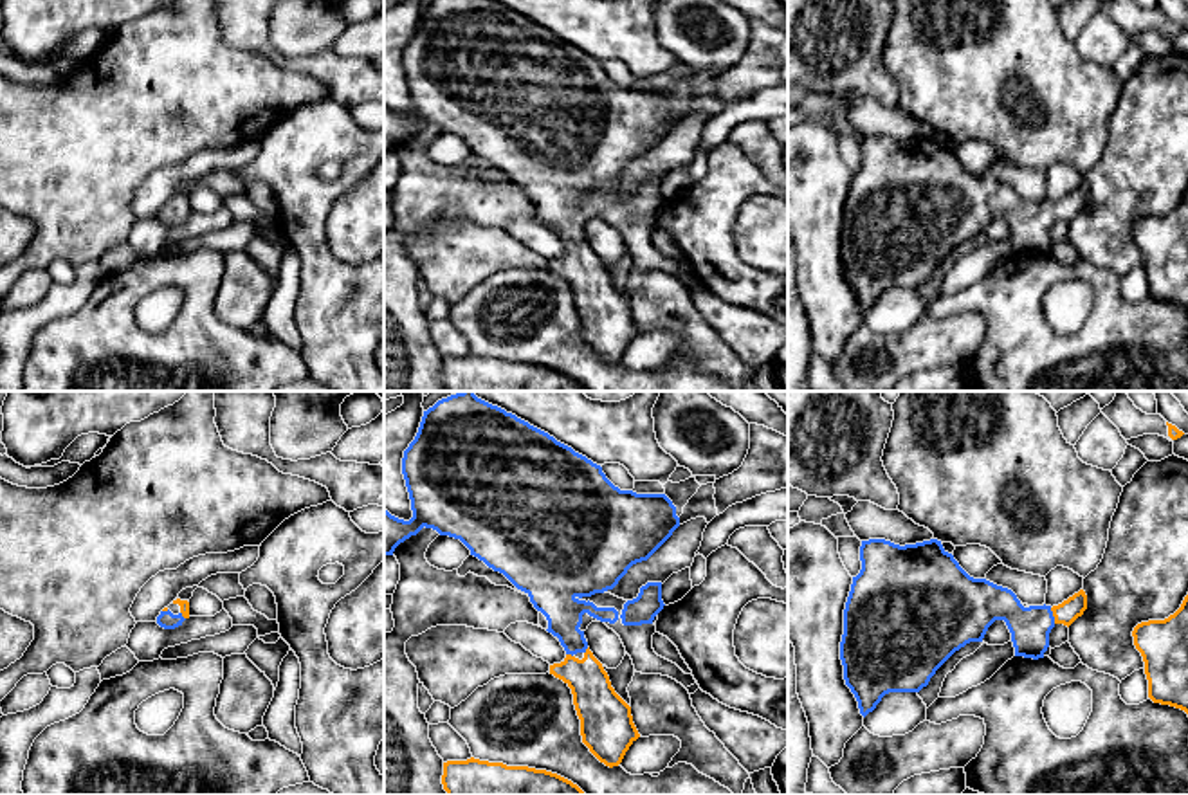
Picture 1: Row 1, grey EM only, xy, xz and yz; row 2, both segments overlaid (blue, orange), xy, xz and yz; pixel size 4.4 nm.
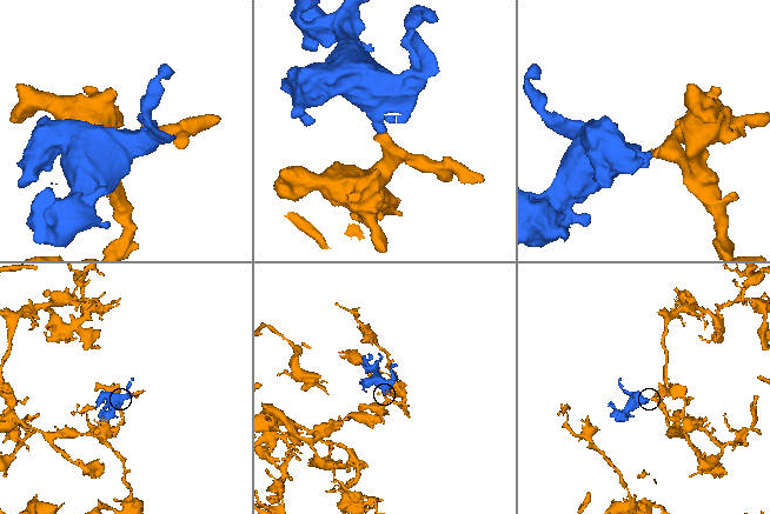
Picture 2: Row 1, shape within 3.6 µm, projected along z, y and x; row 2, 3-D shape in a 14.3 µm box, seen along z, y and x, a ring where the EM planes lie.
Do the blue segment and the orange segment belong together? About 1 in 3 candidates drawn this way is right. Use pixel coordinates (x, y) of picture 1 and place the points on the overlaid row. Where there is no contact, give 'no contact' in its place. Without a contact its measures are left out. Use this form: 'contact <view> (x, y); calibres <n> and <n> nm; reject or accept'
contact yz (1051, 615); calibres 180 and 100 nm; accept

